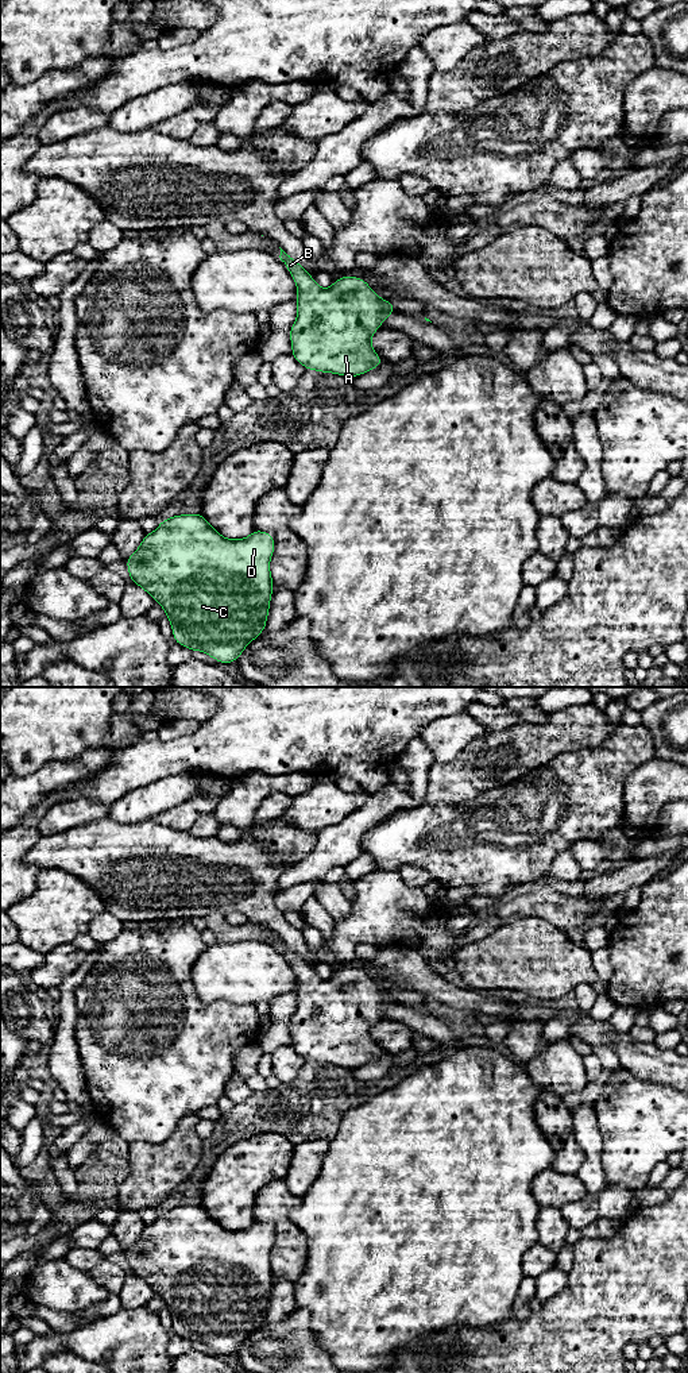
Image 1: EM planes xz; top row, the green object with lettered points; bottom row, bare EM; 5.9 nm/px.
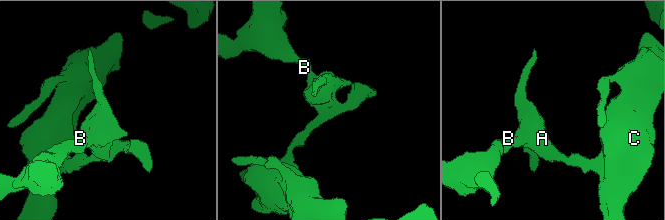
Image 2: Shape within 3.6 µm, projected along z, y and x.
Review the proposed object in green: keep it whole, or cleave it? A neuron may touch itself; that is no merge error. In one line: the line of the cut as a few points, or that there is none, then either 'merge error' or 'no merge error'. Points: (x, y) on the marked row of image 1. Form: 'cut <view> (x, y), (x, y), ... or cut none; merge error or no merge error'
cut none; no merge error

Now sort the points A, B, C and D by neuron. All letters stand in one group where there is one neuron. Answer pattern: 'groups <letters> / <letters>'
groups A B C D

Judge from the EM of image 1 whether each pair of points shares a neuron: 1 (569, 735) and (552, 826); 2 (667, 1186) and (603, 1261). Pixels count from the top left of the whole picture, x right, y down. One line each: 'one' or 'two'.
1: two
2: two

